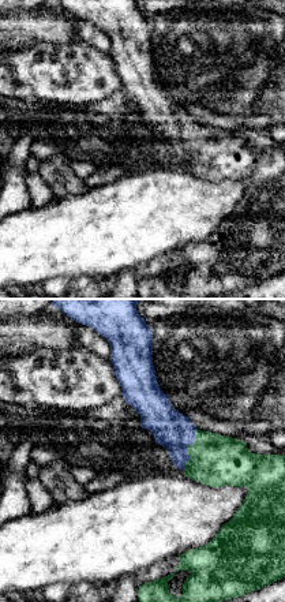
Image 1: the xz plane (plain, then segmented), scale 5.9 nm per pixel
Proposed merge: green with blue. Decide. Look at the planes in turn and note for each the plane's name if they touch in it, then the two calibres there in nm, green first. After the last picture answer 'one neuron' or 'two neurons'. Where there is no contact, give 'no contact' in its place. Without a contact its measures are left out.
meets green in xz; 300 nm thick on the green side, 220 nm on the other

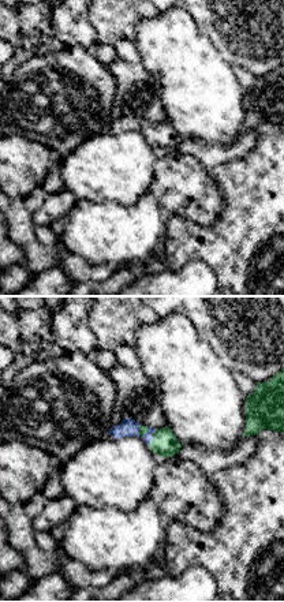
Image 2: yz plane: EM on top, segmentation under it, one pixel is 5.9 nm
meets green in yz; 150 nm thick on the green side, 60 nm on the other

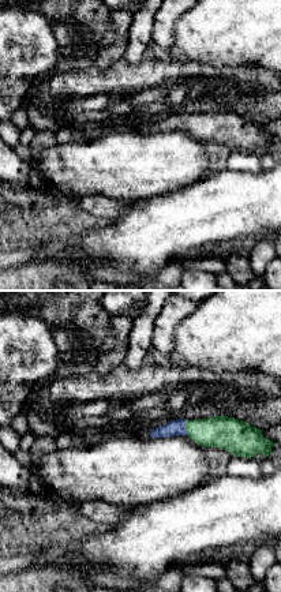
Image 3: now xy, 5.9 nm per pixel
meets green in xy; 190 nm thick on the green side, 100 nm on the other

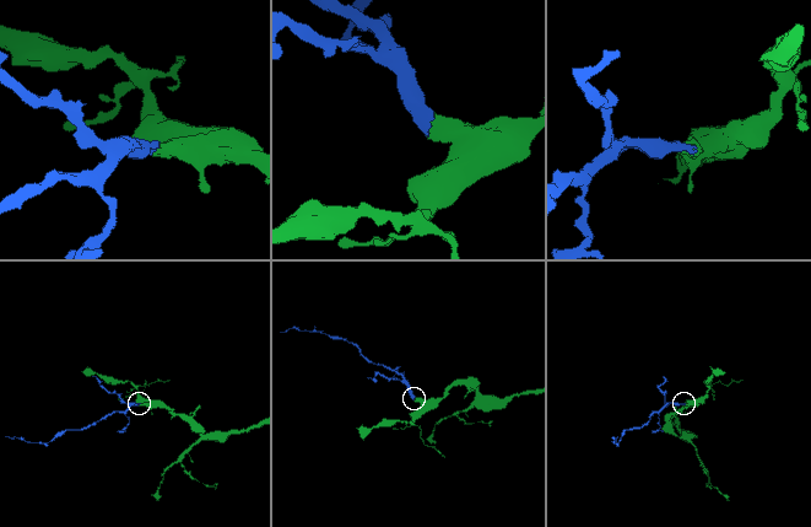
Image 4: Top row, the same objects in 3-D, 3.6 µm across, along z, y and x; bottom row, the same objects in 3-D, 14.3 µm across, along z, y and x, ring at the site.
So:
one neuron

